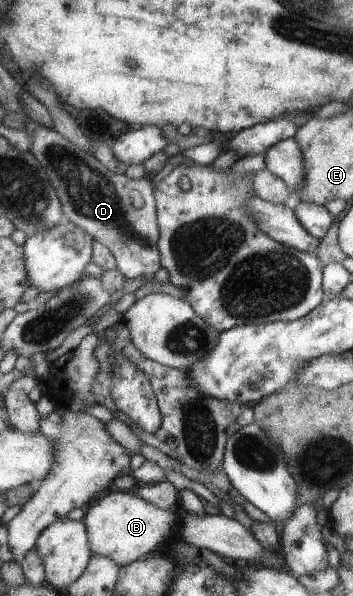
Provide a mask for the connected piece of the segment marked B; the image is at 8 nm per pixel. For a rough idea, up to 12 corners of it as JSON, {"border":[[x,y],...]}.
{"border":[[109,492],[83,518],[120,568],[177,537],[175,510]]}

